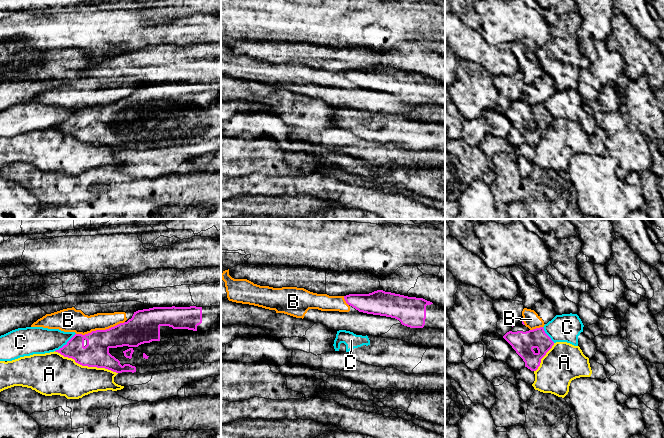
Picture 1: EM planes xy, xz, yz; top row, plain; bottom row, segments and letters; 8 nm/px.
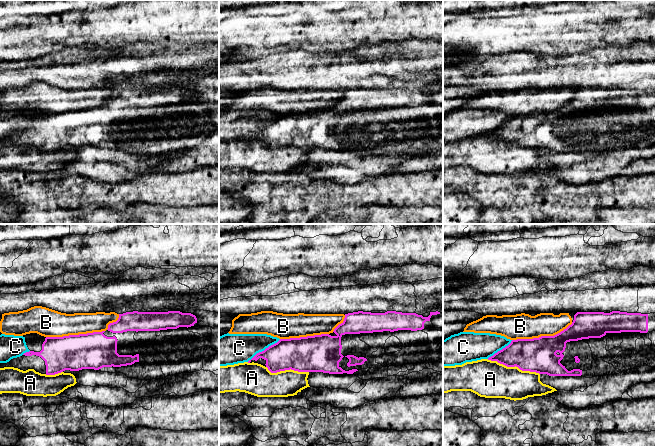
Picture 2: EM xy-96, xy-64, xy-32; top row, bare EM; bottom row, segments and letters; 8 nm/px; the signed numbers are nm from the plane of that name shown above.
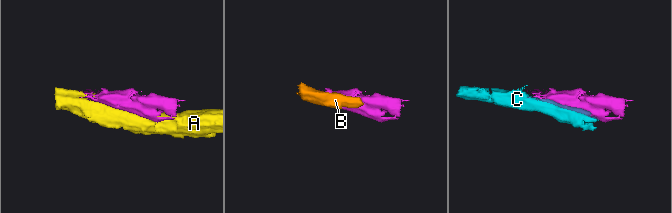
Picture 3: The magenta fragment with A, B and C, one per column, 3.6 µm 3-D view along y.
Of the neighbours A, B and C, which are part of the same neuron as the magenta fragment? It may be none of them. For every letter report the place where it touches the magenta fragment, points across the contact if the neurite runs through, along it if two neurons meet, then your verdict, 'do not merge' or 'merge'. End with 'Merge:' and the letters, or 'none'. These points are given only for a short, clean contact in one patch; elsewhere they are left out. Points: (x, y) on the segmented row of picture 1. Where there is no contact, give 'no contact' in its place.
A: xy (86, 365) | do not merge
B: xy (100, 330) | along xy (124, 321), (105, 329), (96, 329), (84, 334), (76, 334) | do not merge
C: xy (66, 344) | do not merge
Merge: none

